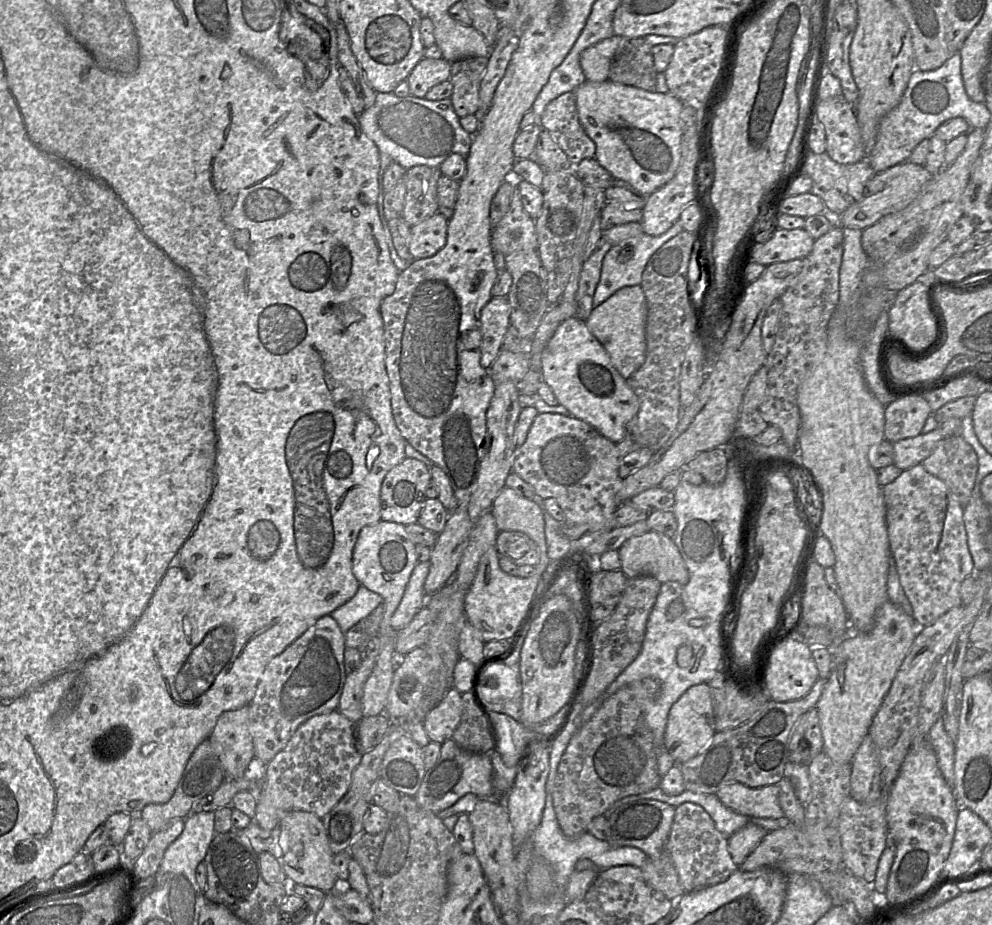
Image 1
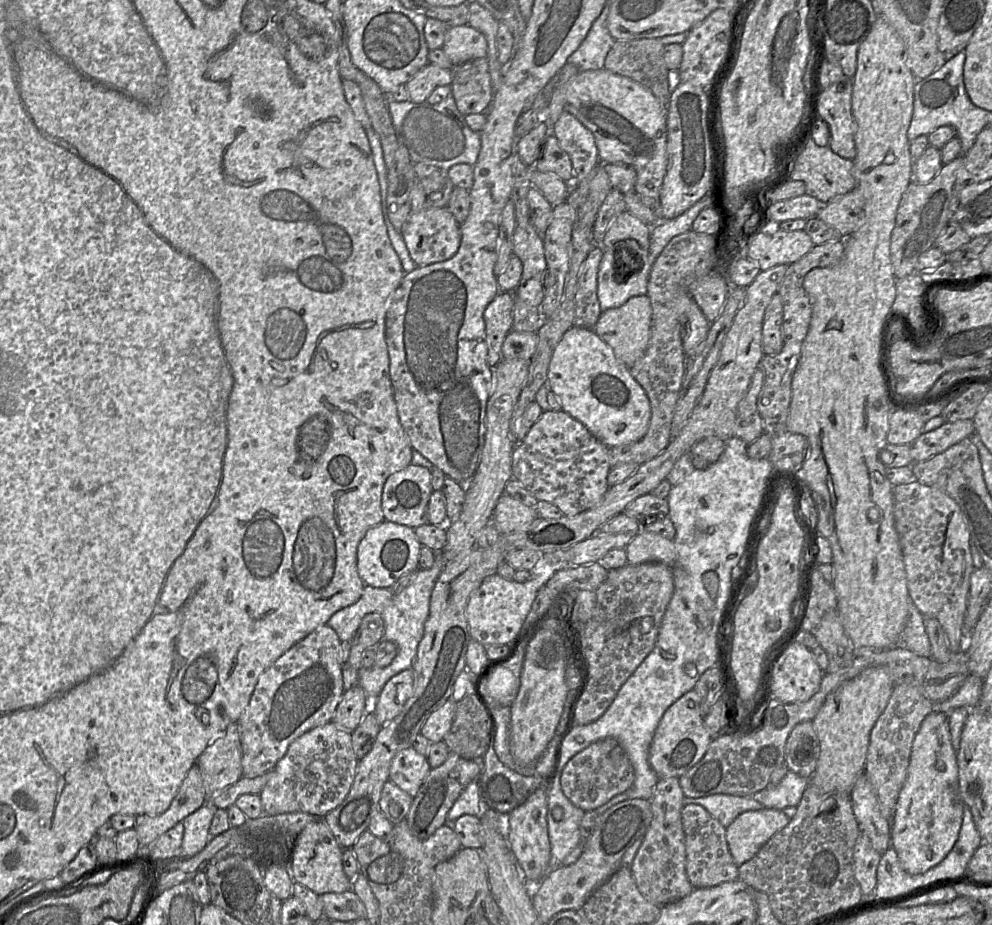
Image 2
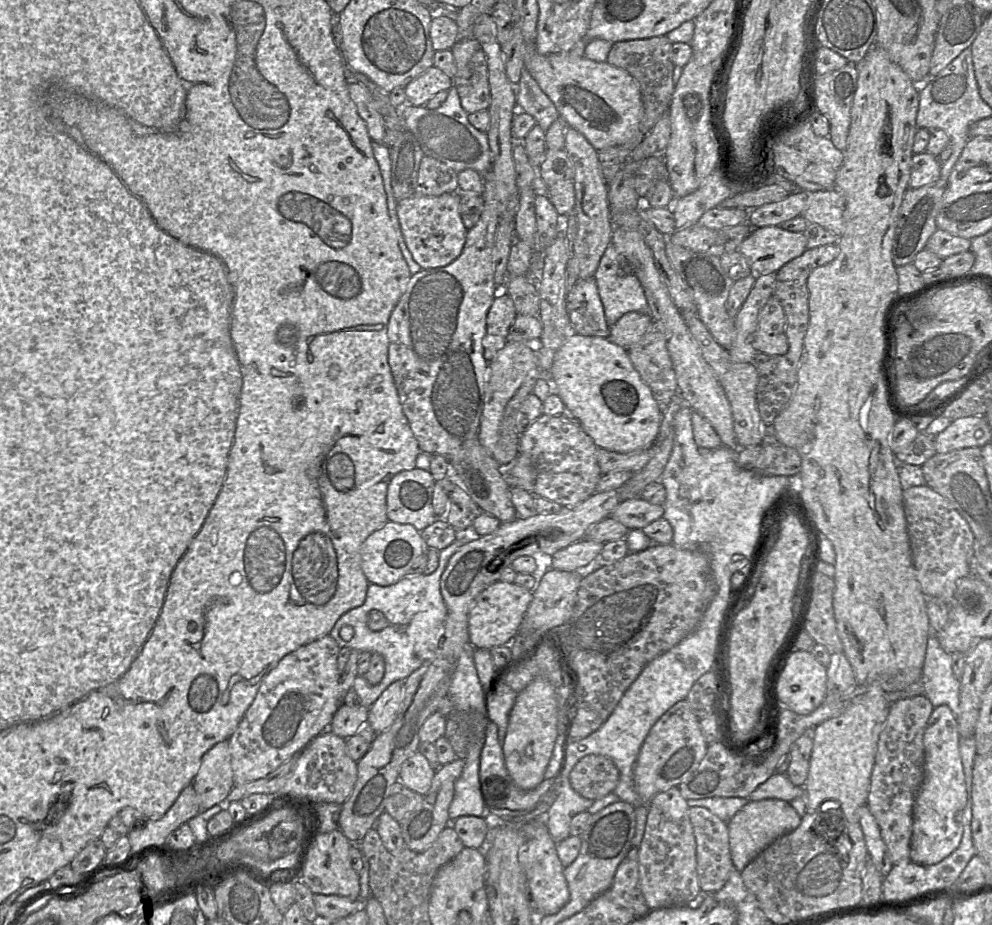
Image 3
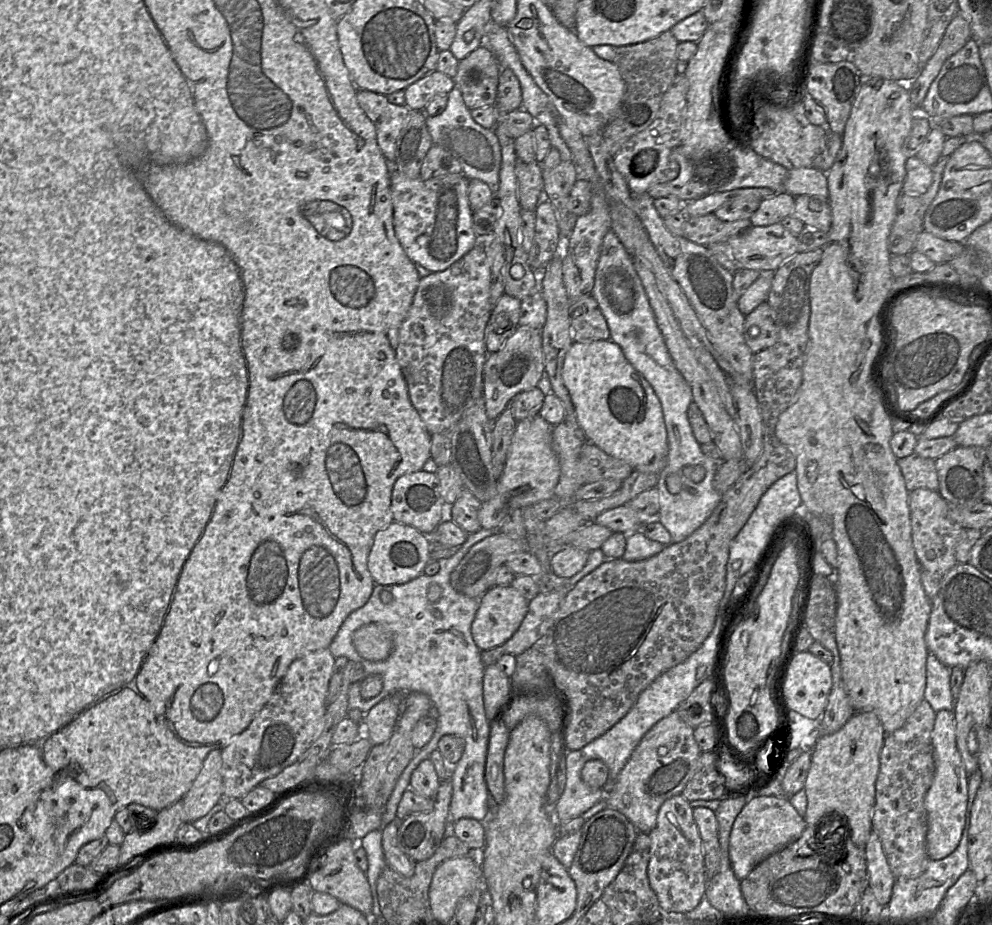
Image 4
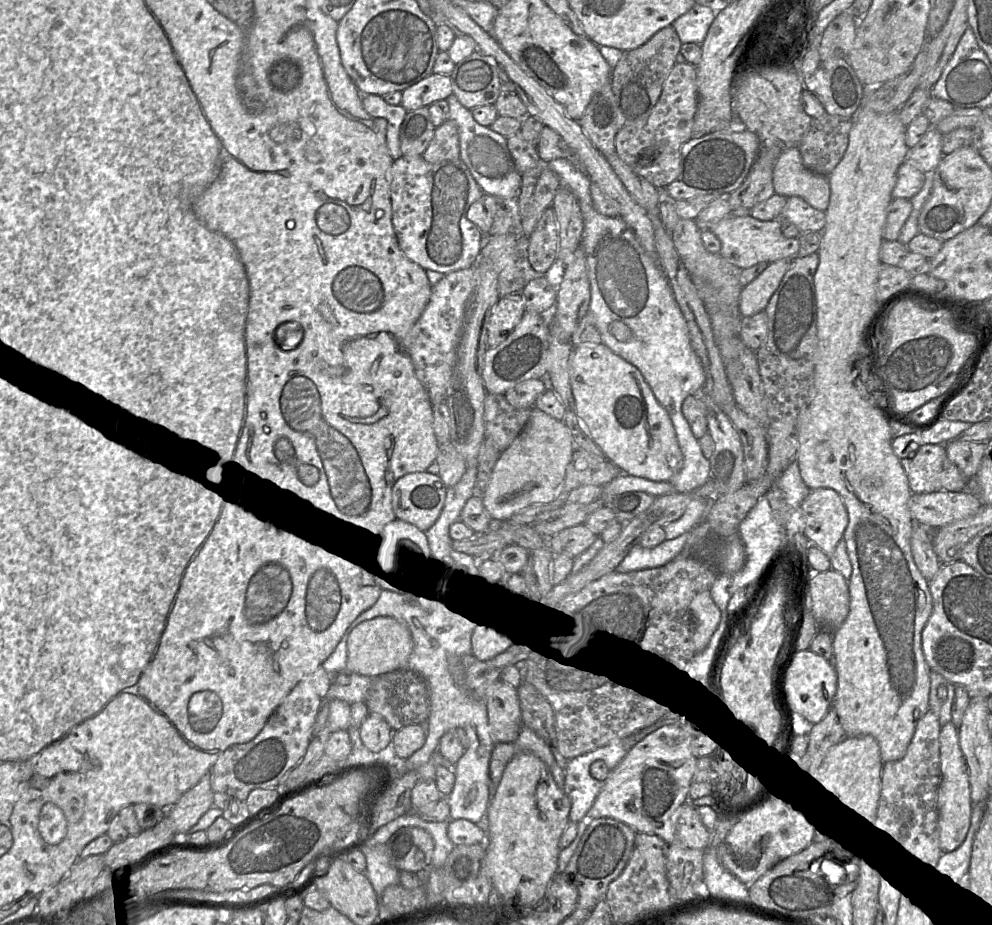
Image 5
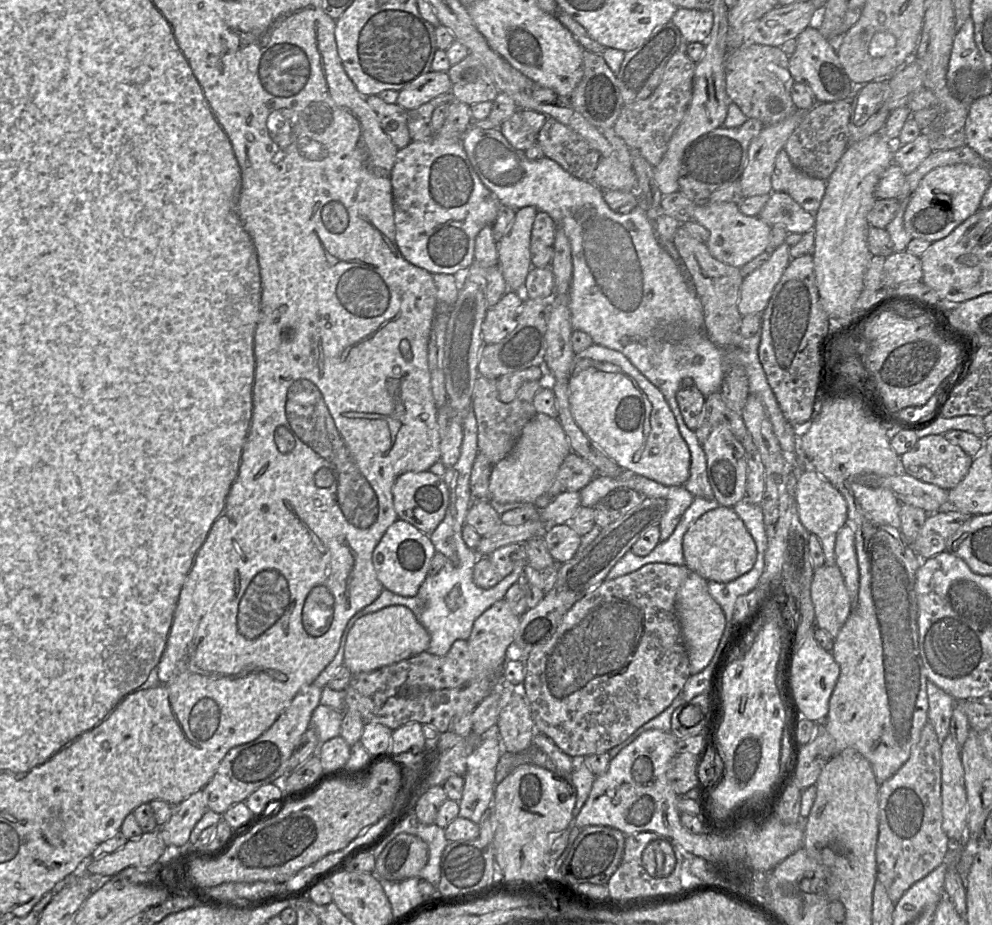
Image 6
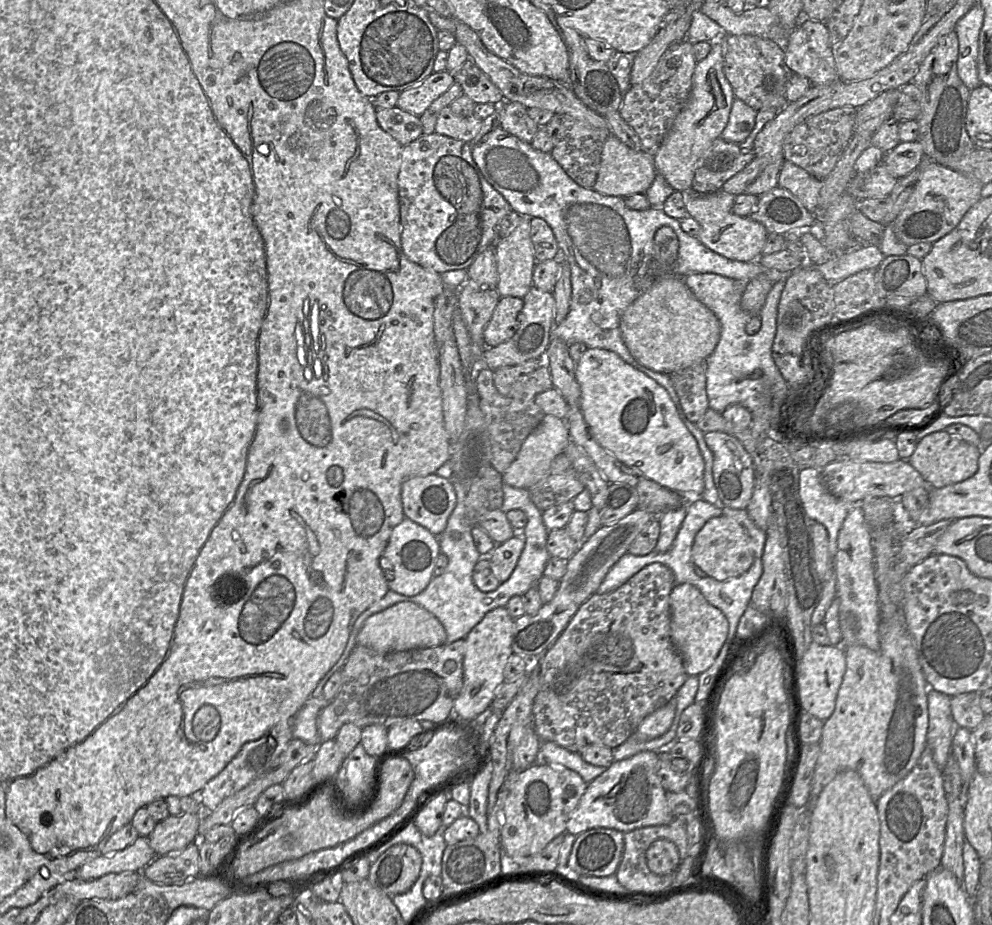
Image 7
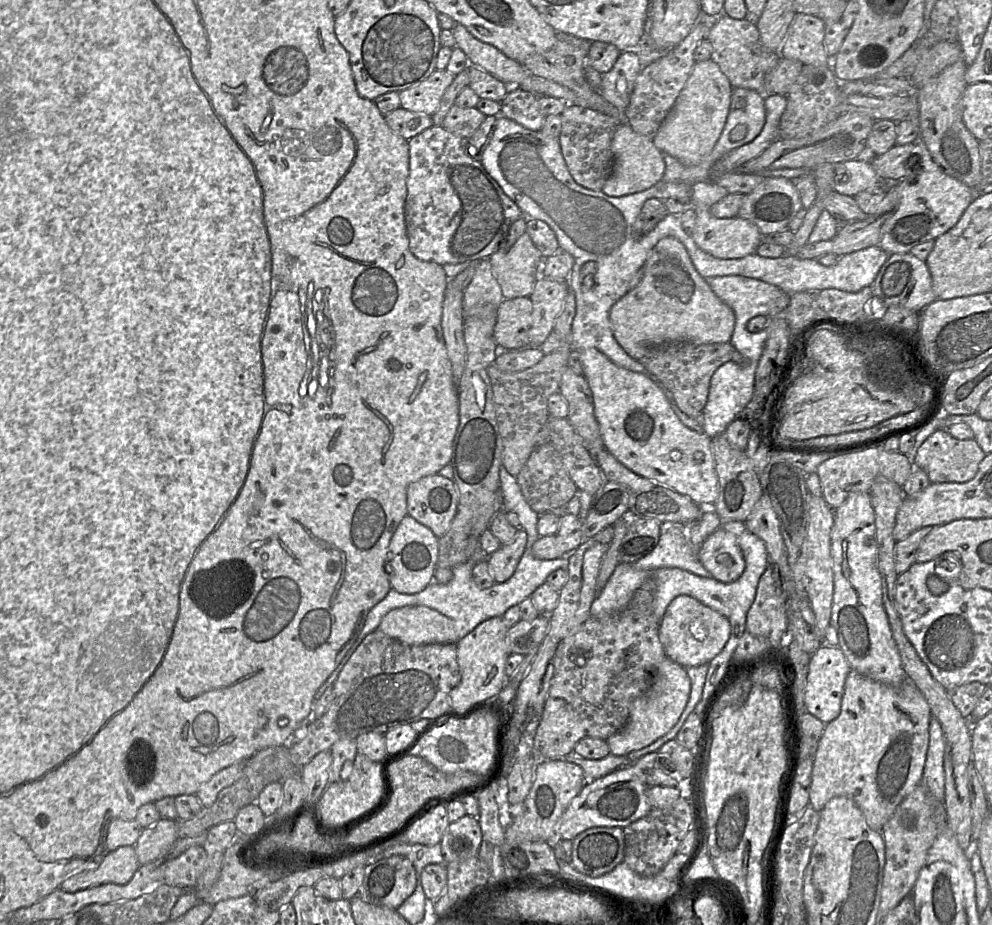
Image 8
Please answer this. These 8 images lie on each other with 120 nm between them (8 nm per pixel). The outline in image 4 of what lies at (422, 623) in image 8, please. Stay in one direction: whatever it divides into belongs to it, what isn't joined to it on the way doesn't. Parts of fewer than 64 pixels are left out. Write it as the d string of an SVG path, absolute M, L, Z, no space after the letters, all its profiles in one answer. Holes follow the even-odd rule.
M379 623L361 626L353 633L352 641L363 659L374 662L387 659L393 649L391 631Z

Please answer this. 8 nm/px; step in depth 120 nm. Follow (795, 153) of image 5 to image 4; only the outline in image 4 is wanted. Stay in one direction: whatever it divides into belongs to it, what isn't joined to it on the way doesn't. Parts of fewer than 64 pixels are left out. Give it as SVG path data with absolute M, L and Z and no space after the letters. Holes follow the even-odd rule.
M814 167L788 170L784 191L792 196L808 195L828 199L827 173Z

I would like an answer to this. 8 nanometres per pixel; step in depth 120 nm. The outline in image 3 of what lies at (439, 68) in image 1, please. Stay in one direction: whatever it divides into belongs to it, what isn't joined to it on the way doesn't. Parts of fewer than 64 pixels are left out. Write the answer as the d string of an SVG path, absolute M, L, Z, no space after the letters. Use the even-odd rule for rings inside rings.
M432 66L406 85L404 88L406 104L425 106L438 92L448 91L452 86L453 79L439 68Z

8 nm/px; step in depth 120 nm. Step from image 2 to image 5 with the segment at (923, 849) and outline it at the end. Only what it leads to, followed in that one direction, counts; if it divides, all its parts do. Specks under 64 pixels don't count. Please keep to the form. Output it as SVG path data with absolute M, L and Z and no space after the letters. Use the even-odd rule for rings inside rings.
M951 721L941 727L939 743L941 782L937 794L938 837L940 851L949 853L965 839L970 825L972 802L968 768L959 746L958 728Z

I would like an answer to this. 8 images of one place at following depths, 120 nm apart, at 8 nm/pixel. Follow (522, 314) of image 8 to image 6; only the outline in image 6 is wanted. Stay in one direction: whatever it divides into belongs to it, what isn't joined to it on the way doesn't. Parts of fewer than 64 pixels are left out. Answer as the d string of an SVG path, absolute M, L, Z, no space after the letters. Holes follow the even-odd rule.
M507 290L494 306L488 308L482 323L484 344L498 343L514 329L524 298L522 292Z

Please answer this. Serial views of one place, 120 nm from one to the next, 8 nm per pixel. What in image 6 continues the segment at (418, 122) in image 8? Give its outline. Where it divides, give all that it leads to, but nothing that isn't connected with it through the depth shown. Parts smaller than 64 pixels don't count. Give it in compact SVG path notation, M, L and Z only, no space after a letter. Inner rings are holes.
M378 95L366 98L368 105L374 110L384 132L398 149L406 147L410 142L407 127L407 110L397 103L384 102Z

